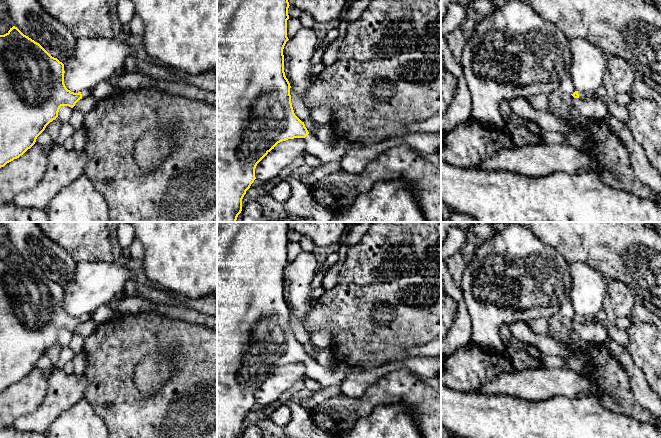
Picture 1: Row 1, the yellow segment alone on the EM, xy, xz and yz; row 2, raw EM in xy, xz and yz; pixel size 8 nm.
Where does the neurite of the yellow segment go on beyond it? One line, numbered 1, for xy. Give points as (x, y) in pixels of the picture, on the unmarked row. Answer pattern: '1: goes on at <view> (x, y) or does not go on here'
1: goes on at xy (85, 317)

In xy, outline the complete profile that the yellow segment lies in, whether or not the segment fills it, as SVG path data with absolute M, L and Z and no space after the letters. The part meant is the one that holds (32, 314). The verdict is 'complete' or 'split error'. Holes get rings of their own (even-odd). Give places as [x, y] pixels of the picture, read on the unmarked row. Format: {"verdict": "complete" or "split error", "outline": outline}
{"verdict": "split error", "outline": "M17 251L0 259L0 392L22 380L46 350L58 341L61 330L73 332L92 314L74 317L64 308L64 288Z"}

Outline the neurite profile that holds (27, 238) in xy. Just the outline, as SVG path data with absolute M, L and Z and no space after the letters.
M0 222L11 241L13 250L24 259L39 267L52 281L63 288L73 279L77 262L57 243L47 237L36 222Z

